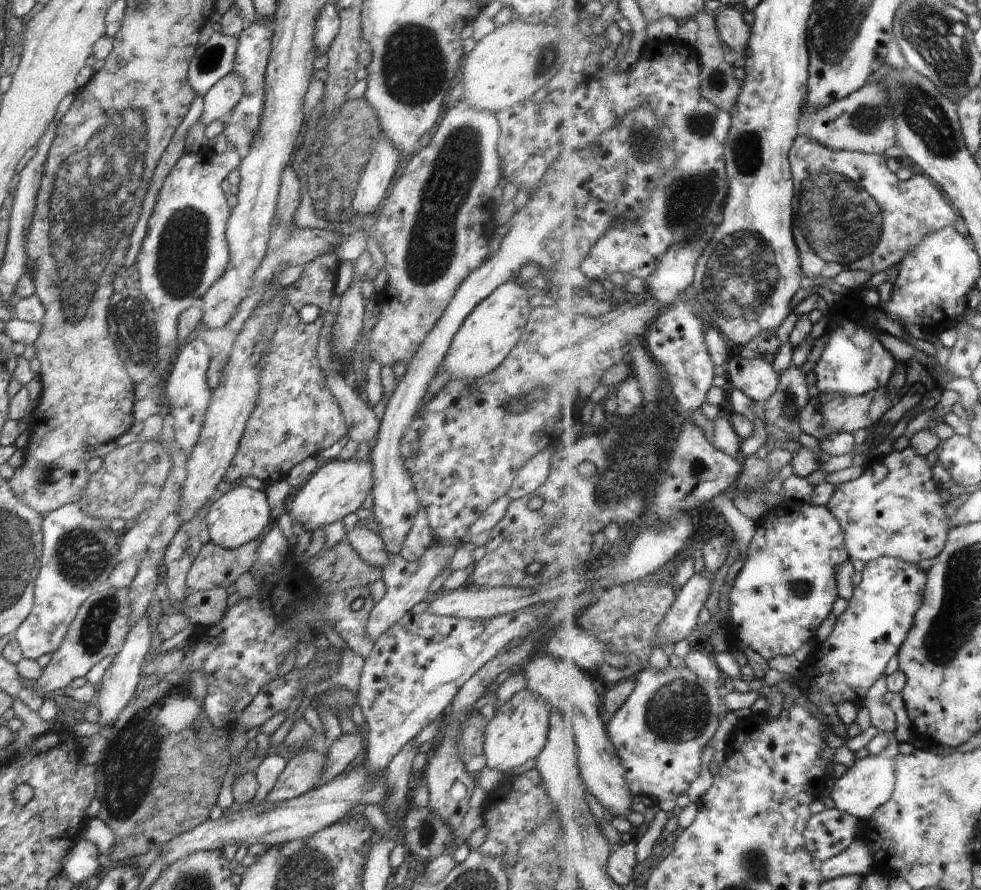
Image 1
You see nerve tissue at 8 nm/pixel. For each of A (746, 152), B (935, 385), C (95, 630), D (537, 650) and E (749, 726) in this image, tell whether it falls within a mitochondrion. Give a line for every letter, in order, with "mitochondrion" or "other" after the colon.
A: mitochondrion
B: other
C: mitochondrion
D: other
E: other

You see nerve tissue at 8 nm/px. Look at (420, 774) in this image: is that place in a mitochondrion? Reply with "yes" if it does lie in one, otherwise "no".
no

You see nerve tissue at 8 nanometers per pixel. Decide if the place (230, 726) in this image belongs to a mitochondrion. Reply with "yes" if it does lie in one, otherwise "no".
no

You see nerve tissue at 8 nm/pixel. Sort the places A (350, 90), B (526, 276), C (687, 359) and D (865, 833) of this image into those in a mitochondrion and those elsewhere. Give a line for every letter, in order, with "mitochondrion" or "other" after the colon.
A: other
B: other
C: other
D: other

